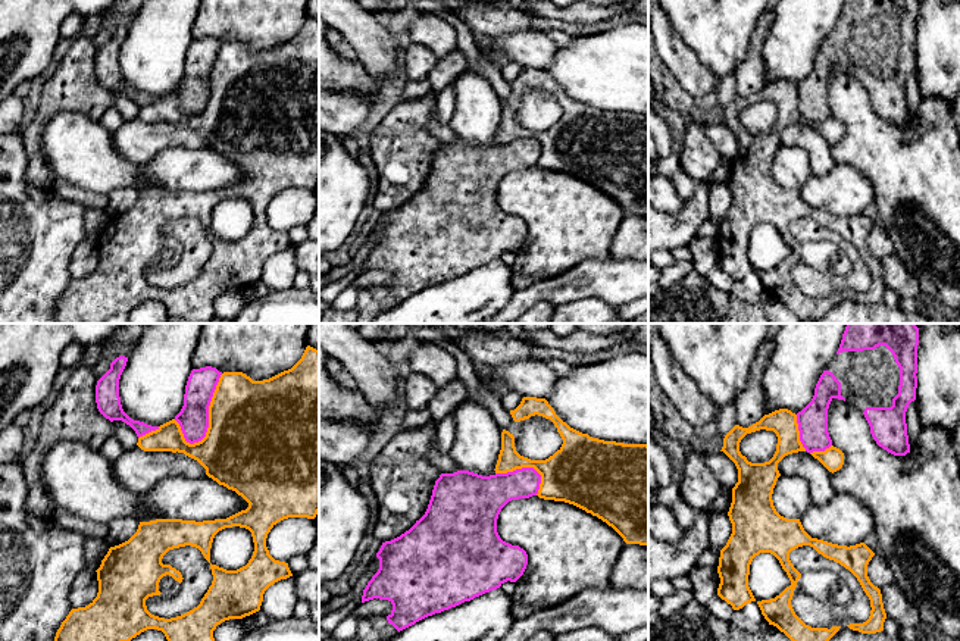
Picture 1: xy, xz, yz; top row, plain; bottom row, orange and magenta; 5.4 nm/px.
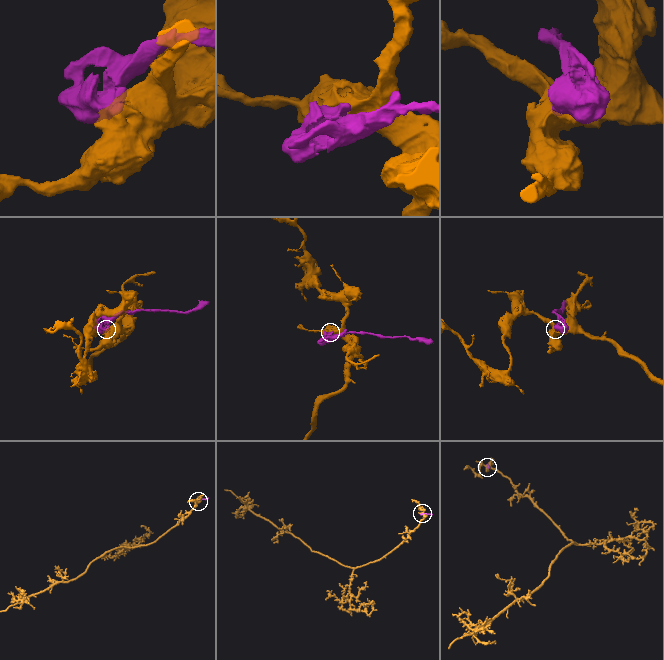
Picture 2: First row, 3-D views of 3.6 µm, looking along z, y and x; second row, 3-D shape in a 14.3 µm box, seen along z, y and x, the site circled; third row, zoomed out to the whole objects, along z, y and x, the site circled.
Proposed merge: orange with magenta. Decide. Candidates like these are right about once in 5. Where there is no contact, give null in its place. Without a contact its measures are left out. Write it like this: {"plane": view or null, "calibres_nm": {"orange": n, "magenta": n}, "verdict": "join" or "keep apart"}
{"plane": "xy", "calibres_nm": {"orange": 480, "magenta": 160}, "verdict": "keep apart"}

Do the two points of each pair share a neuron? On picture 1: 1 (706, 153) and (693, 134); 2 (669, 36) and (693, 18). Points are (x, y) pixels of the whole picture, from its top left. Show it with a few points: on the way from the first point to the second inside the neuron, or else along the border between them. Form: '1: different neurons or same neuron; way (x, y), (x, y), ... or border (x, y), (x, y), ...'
1: same neuron; way (701, 149), (696, 138)
2: different neurons; border (665, 15), (679, 38), (697, 56)

